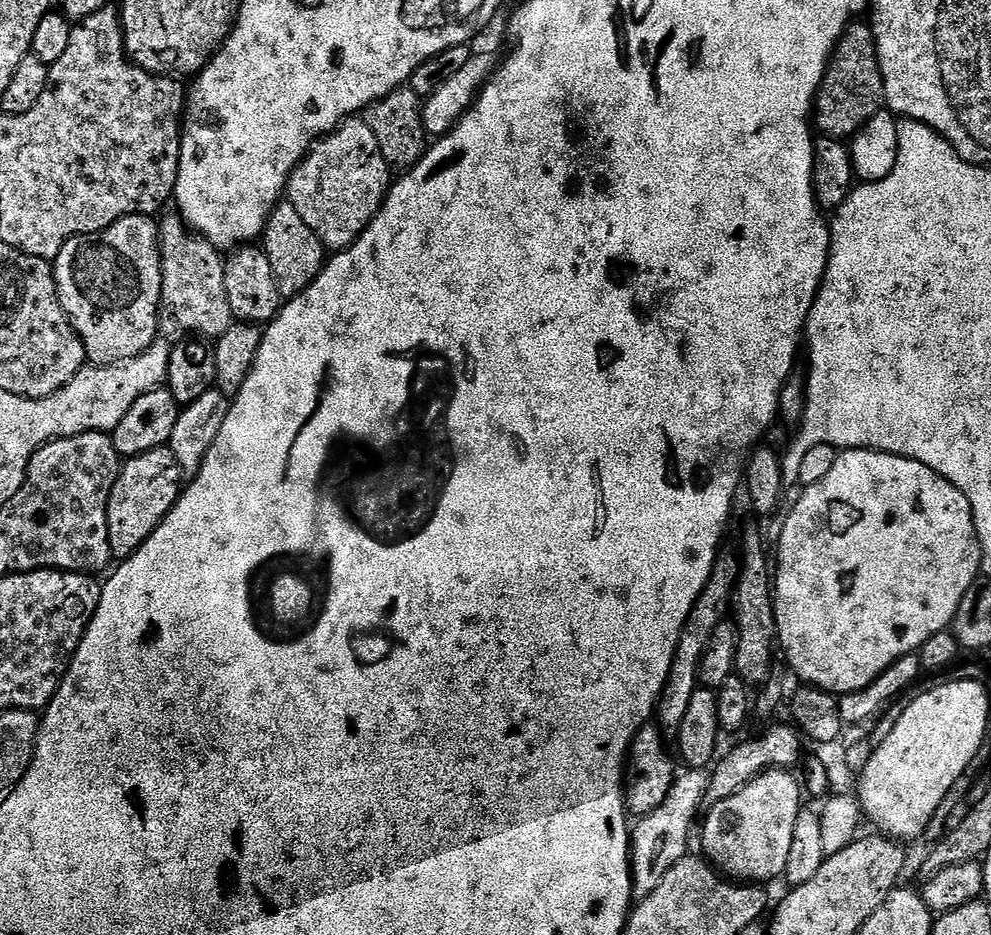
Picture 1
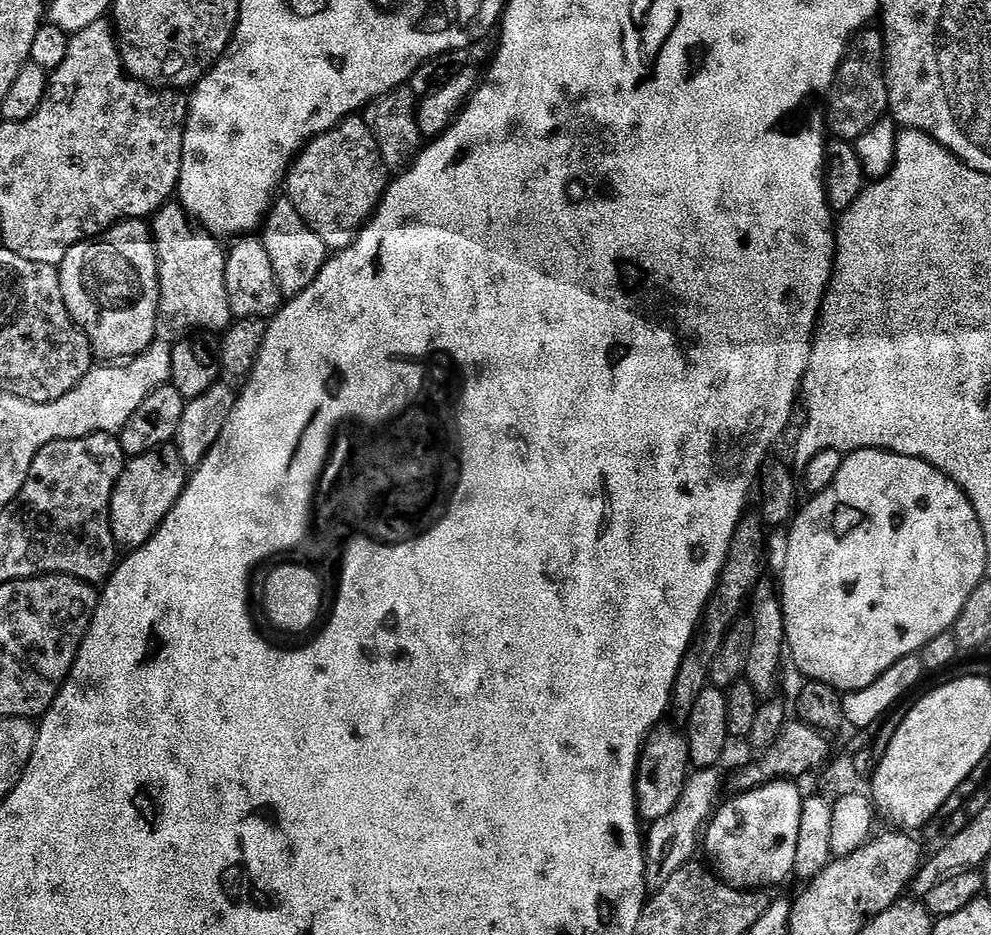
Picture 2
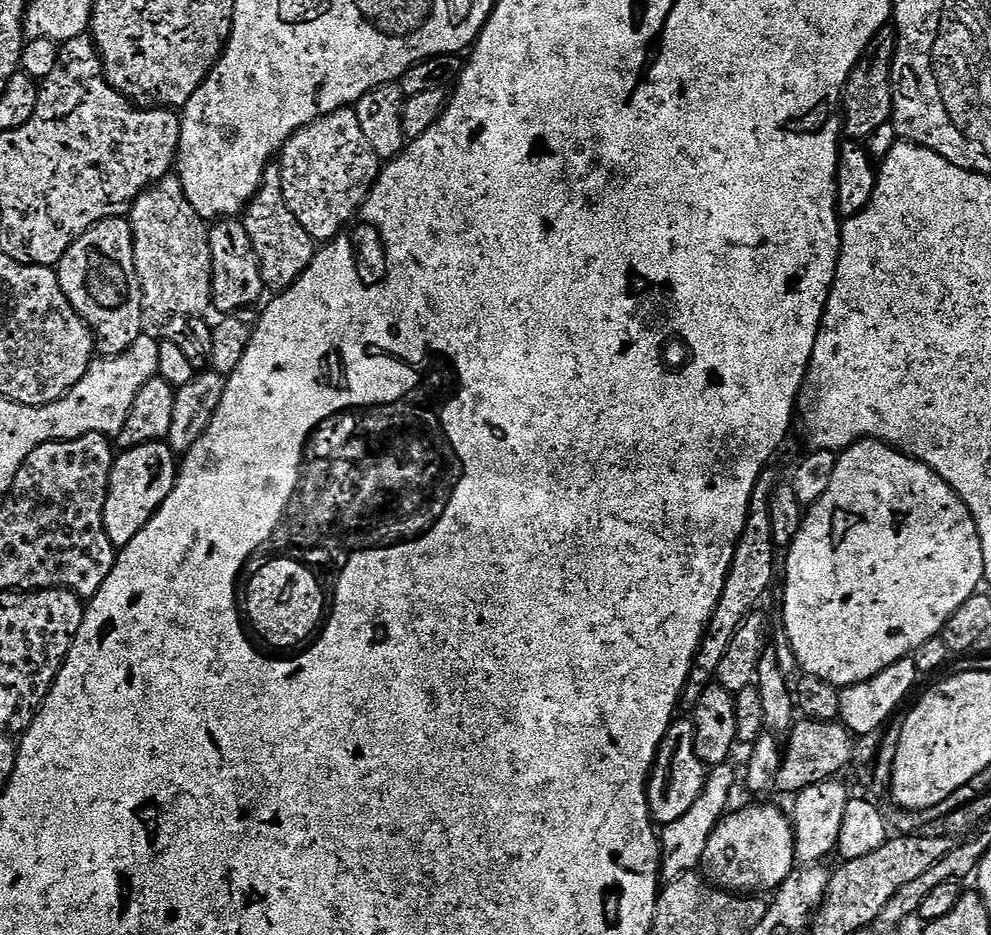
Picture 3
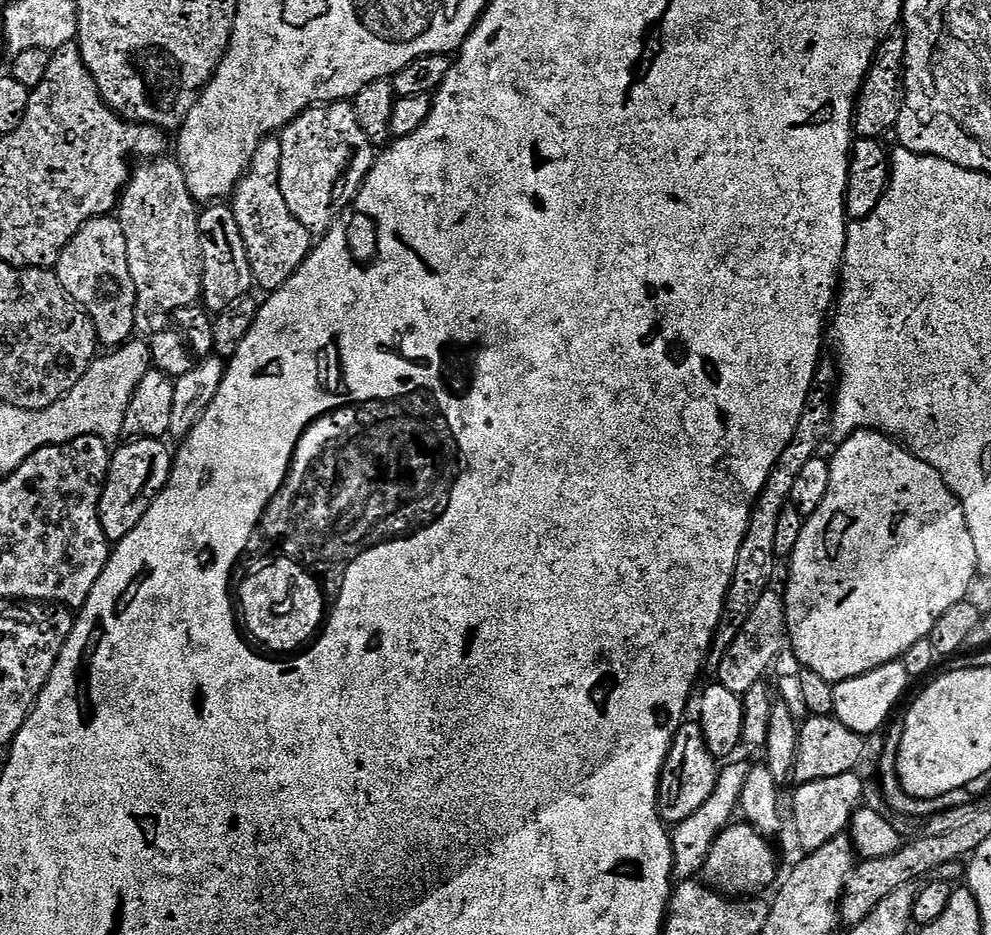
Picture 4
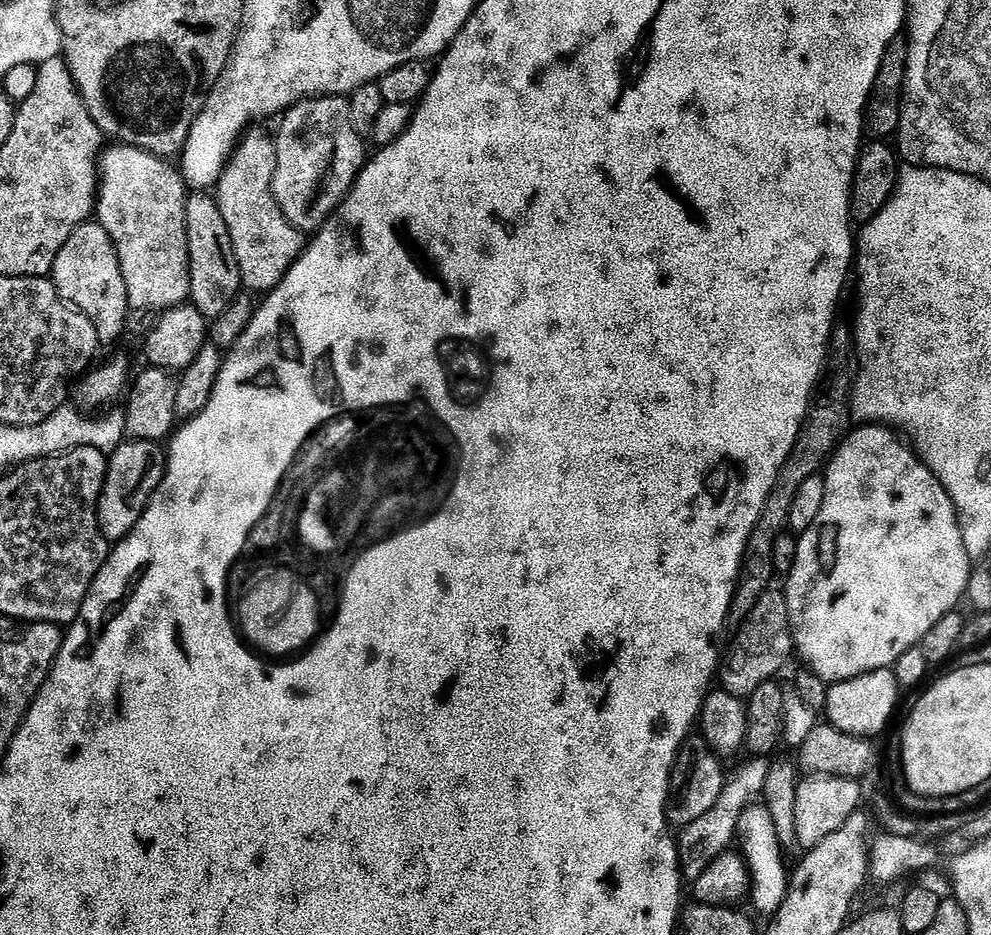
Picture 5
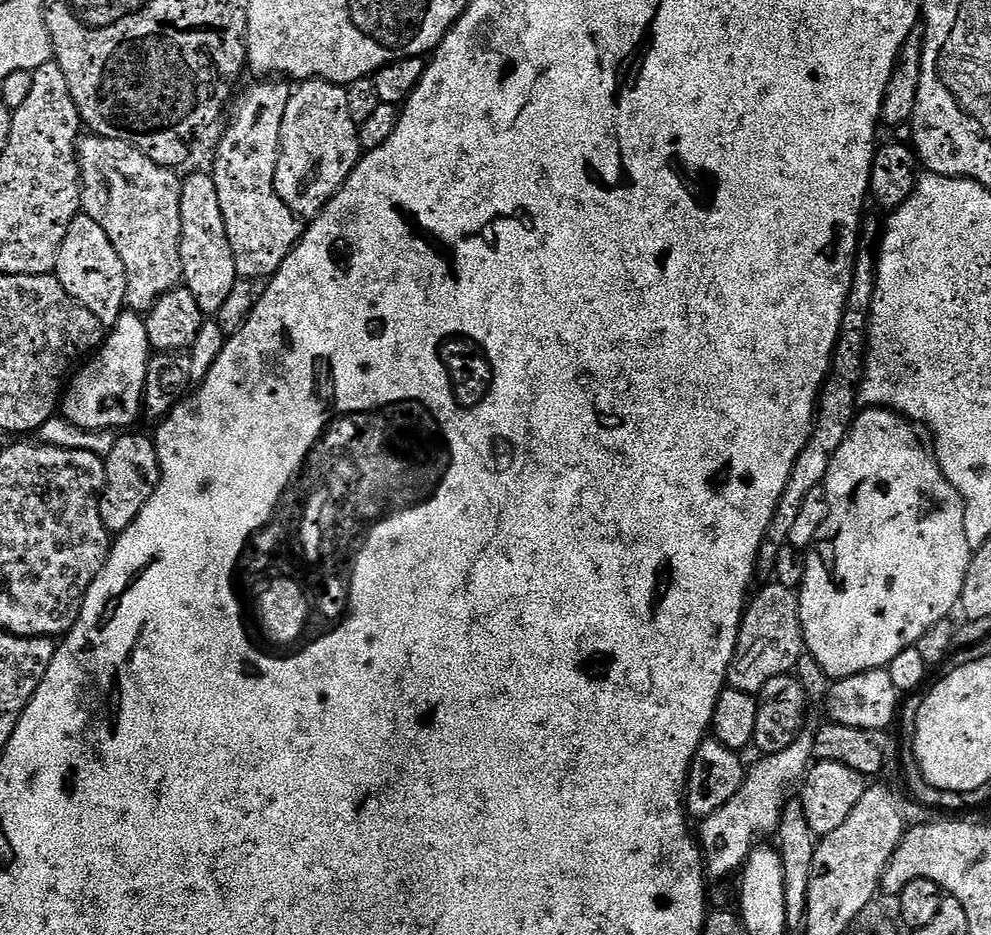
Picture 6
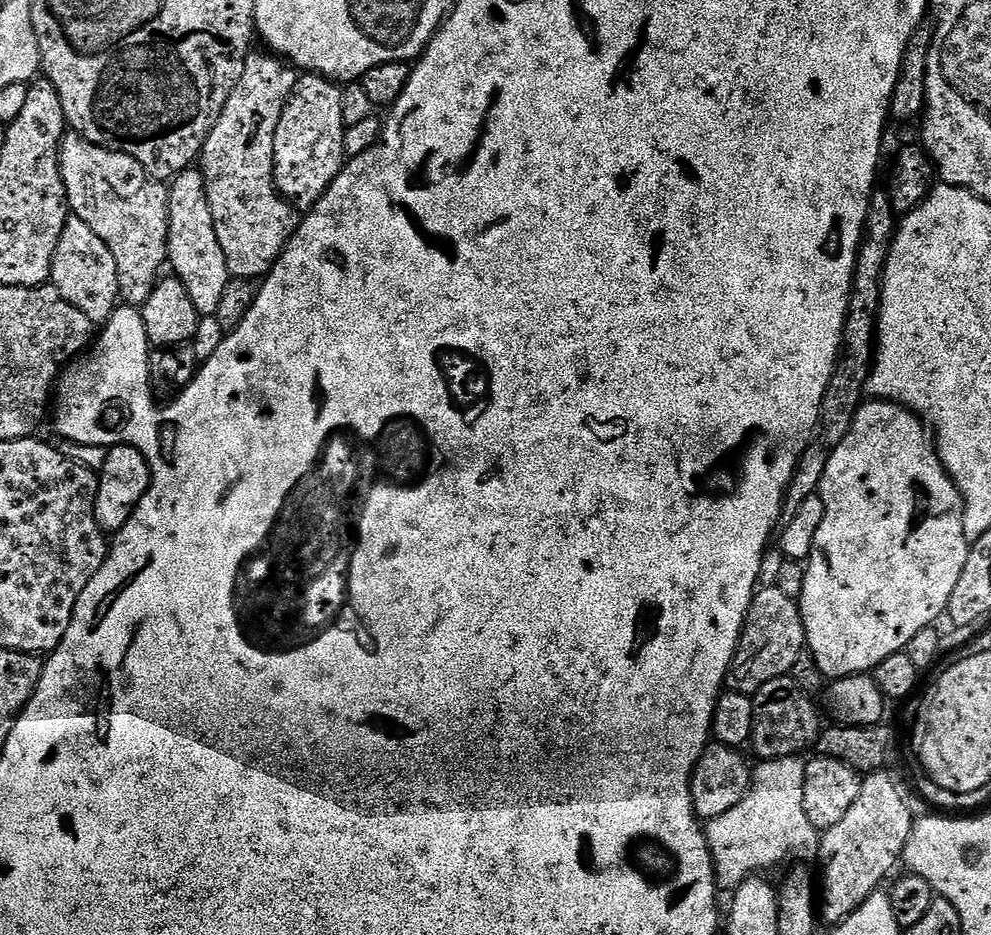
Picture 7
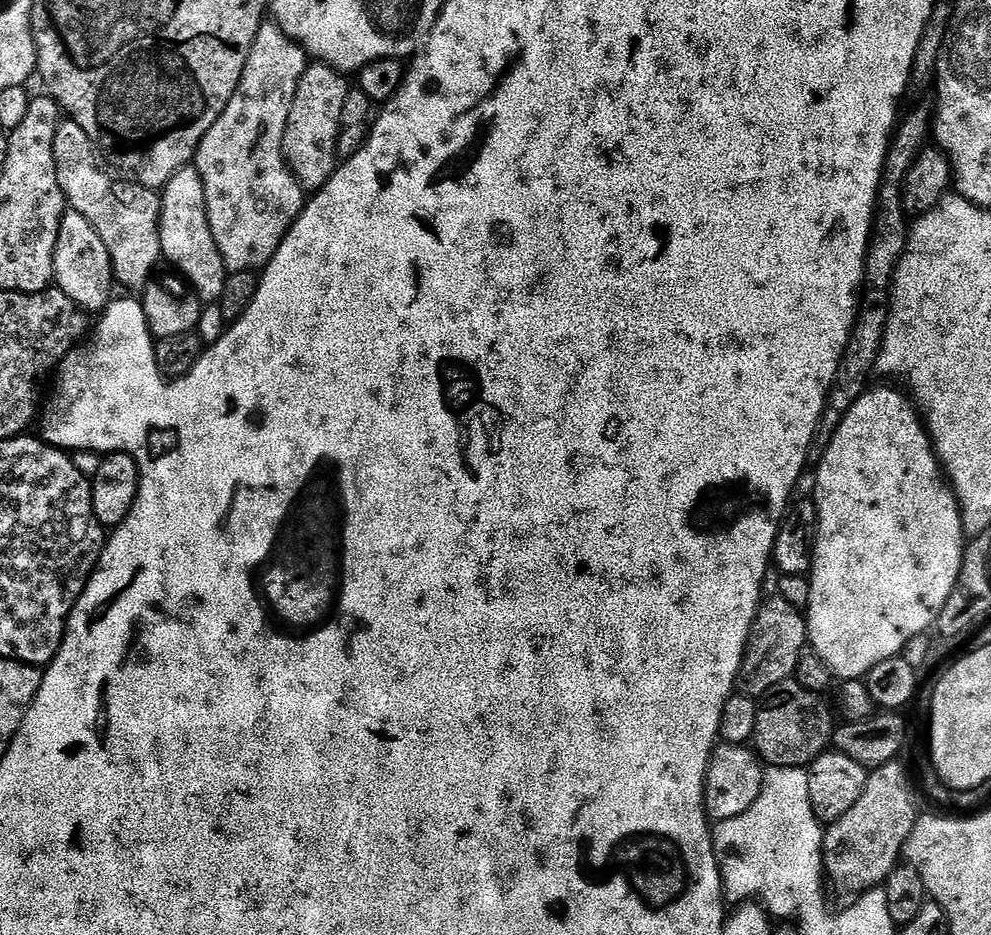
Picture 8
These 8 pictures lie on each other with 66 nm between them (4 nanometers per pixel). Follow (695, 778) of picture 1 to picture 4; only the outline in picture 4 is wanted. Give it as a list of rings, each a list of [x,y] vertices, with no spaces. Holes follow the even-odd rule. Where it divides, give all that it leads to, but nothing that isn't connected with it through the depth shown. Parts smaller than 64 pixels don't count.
[[[736,762],[725,763],[720,768],[720,777],[714,786],[714,794],[710,796],[706,806],[702,806],[702,810],[690,814],[690,818],[686,818],[681,824],[677,824],[671,829],[672,875],[677,881],[691,880],[703,873],[704,863],[710,854],[710,846],[714,846],[718,834],[733,823],[734,817],[737,815],[740,808],[740,795],[746,785],[749,765],[747,763],[732,763]]]

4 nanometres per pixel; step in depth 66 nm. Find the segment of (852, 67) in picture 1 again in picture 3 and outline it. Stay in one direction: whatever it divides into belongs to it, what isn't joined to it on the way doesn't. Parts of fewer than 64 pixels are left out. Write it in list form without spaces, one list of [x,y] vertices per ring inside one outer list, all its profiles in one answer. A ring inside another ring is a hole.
[[[881,34],[860,57],[842,93],[842,132],[853,141],[863,141],[892,119],[892,59],[896,53],[895,35]]]

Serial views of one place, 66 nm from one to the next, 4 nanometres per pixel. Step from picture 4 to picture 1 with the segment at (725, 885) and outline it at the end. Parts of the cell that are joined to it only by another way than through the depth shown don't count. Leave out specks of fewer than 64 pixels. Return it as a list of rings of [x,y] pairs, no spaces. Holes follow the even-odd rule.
[[[788,770],[763,772],[758,778],[751,780],[742,790],[738,790],[730,798],[711,805],[707,809],[704,820],[704,833],[700,836],[700,844],[704,847],[703,855],[725,877],[736,882],[751,882],[760,886],[763,880],[780,880],[786,870],[786,861],[790,859],[790,842],[794,838],[794,822],[798,822],[798,814],[802,810],[800,804],[801,785],[796,785],[793,773]]]

